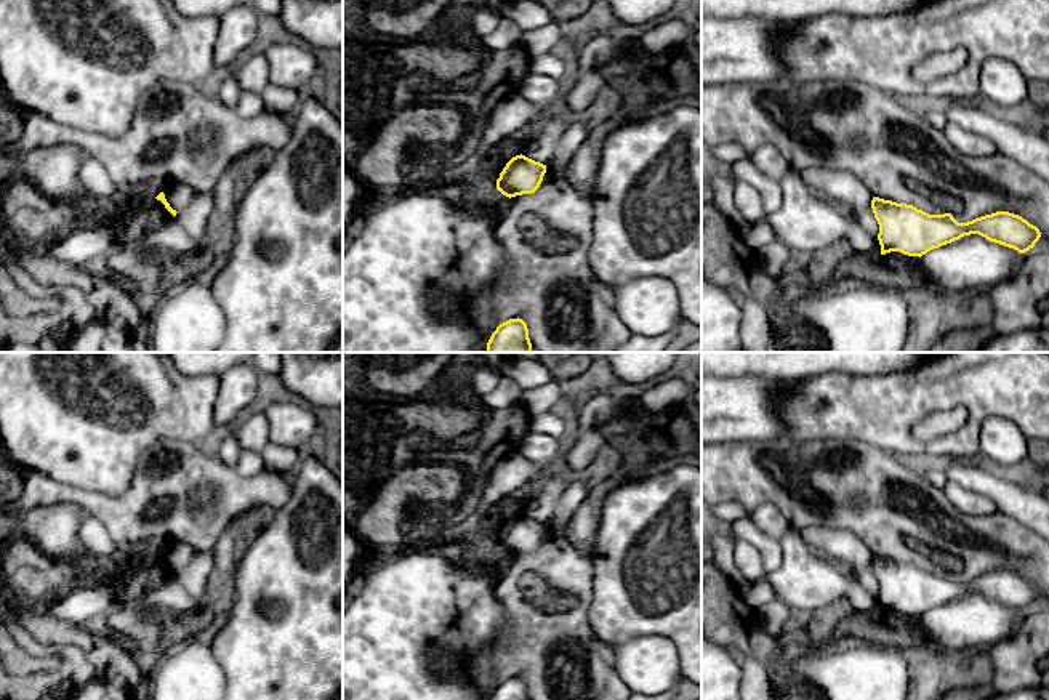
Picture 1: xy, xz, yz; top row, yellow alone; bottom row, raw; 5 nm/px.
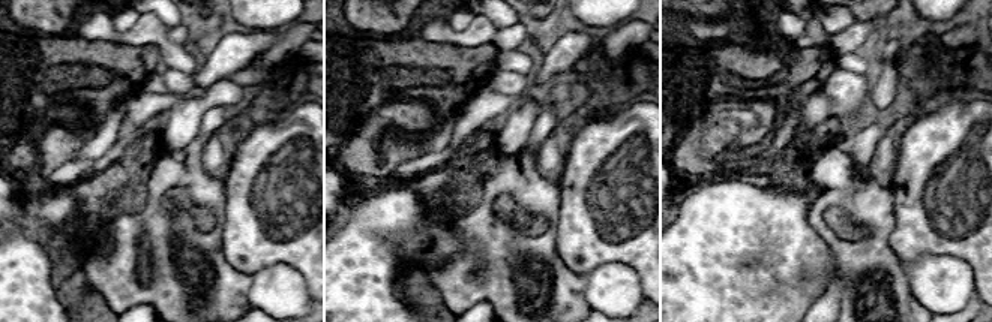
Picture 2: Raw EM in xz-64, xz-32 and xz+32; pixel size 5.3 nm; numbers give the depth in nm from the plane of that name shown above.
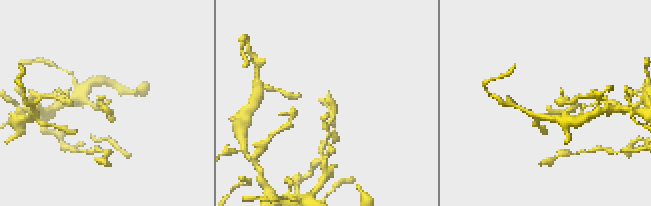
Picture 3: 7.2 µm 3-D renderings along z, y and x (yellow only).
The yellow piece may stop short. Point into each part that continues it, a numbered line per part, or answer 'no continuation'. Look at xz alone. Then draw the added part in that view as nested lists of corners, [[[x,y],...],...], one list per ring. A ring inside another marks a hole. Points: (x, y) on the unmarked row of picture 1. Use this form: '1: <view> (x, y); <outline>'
no continuation

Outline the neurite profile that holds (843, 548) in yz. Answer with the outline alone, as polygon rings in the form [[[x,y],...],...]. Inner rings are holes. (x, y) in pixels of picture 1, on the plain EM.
[[[806,527],[799,533],[804,543],[844,570],[865,567],[873,559],[870,548],[847,530]]]

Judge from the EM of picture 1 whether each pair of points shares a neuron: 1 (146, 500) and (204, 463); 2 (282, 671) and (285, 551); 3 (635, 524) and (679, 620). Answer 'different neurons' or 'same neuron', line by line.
1: same neuron
2: same neuron
3: same neuron

